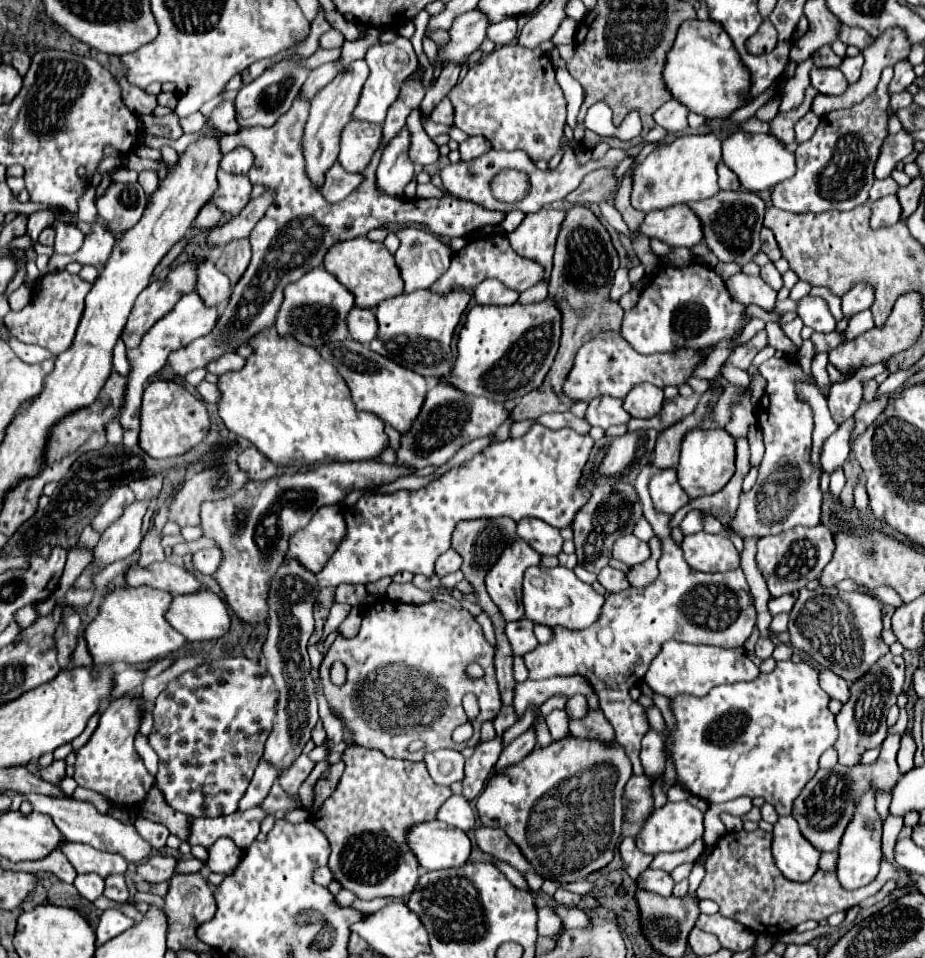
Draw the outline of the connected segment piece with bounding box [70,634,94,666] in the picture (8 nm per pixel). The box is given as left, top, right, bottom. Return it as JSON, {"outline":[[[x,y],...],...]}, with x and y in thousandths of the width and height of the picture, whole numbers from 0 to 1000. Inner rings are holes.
{"outline":[[[89,662],[84,664],[82,678],[80,678],[78,685],[76,685],[76,693],[78,693],[78,695],[99,695],[99,693],[102,693],[102,691],[99,691],[99,685],[97,685],[97,681],[95,681],[95,676],[93,676],[93,668],[91,668]]]}

